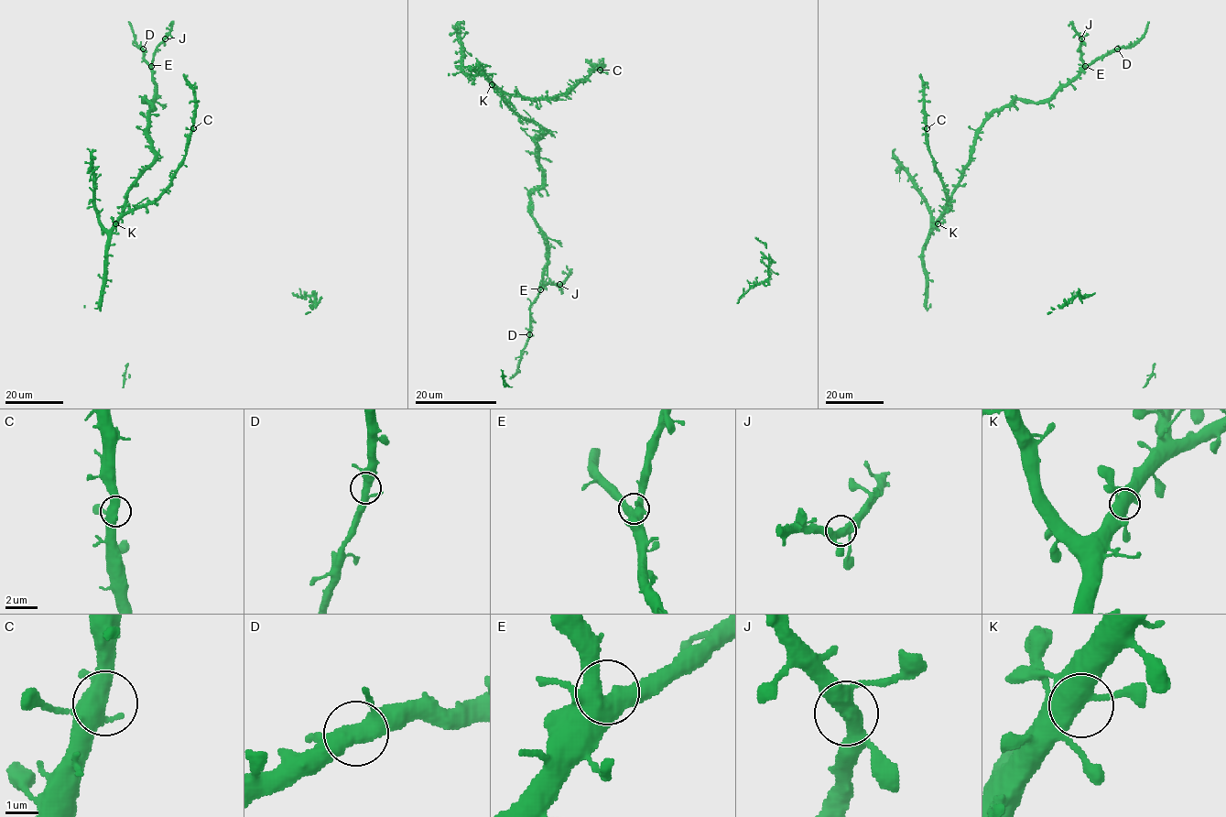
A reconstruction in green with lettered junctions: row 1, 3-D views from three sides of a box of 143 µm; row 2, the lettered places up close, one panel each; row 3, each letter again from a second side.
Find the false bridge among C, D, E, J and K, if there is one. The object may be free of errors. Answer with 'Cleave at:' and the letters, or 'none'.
Cleave at: none

